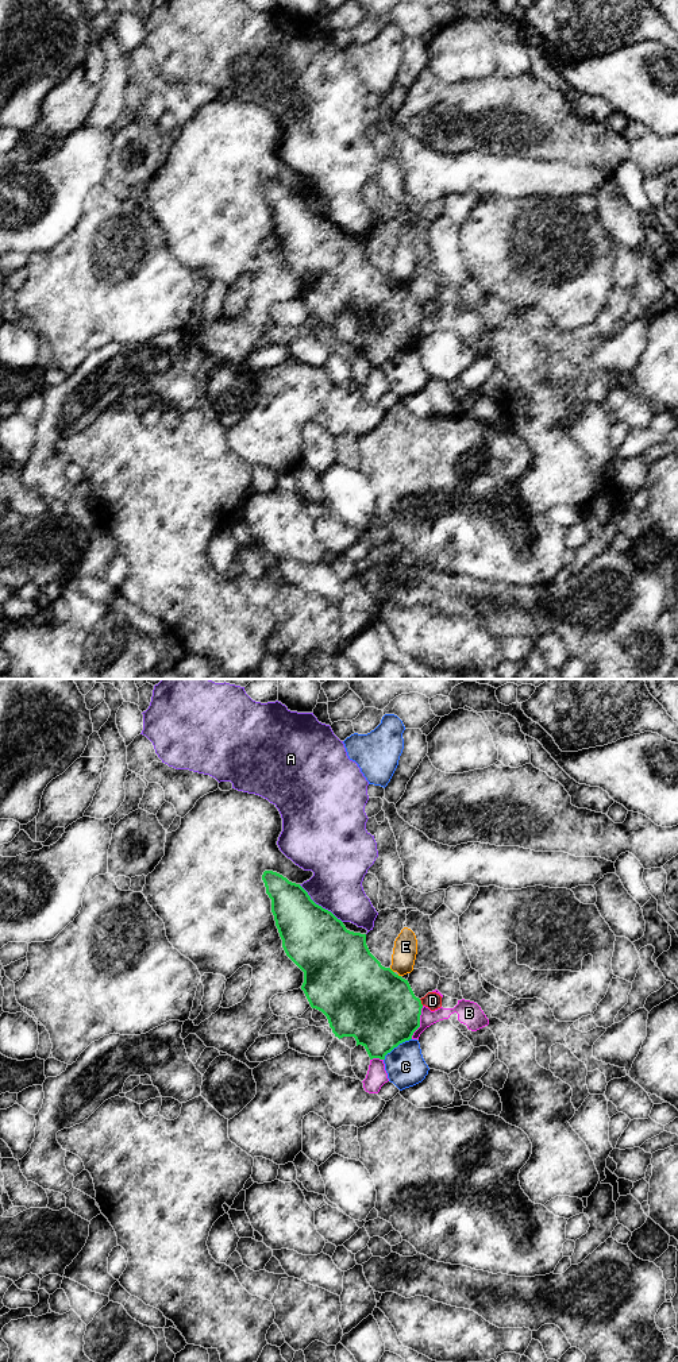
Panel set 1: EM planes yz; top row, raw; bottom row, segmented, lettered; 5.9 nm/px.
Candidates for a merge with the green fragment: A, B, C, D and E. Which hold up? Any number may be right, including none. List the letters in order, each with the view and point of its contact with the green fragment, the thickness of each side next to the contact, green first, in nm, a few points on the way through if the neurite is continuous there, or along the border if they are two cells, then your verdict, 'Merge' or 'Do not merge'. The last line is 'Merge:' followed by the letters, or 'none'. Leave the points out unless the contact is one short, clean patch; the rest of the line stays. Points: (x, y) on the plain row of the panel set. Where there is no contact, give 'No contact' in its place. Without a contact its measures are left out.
A: Touches green at yz (320, 215). Thickness 380 nm (green) against 300 nm. Do not merge
B: Touches green at yz (419, 331). Thickness 460 nm (green) against 90 nm. Boundary: yz (423, 315), (420, 335), (411, 347). Do not merge
C: Touches green at yz (396, 355). Thickness 460 nm (green) against 240 nm. Do not merge
D: Touches green at yz (420, 311). Thickness 460 nm (green) against 100 nm. Boundary: yz (419, 308), (423, 313). Do not merge
E: Touches green at yz (392, 280). Thickness 460 nm (green) against 140 nm. Boundary: yz (389, 277), (393, 281). Do not merge
Merge: none

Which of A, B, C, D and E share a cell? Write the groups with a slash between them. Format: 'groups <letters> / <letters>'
groups A B D / C / E

